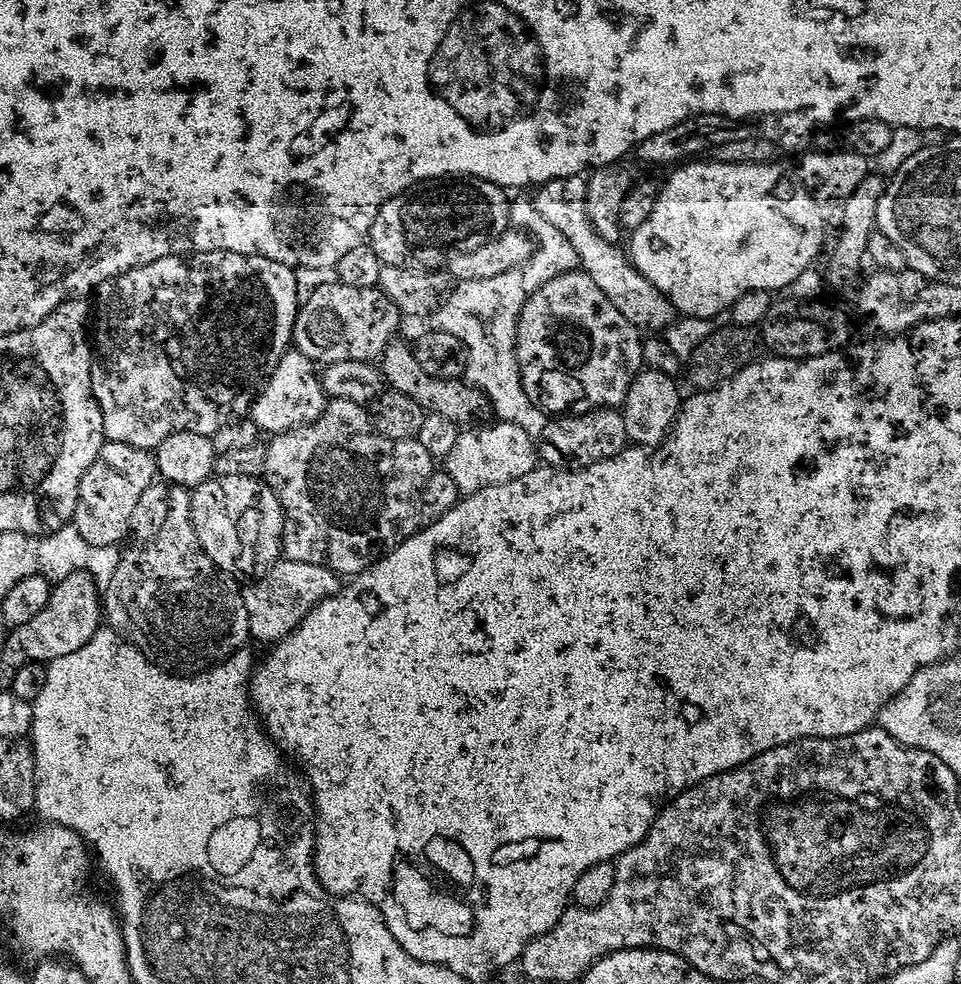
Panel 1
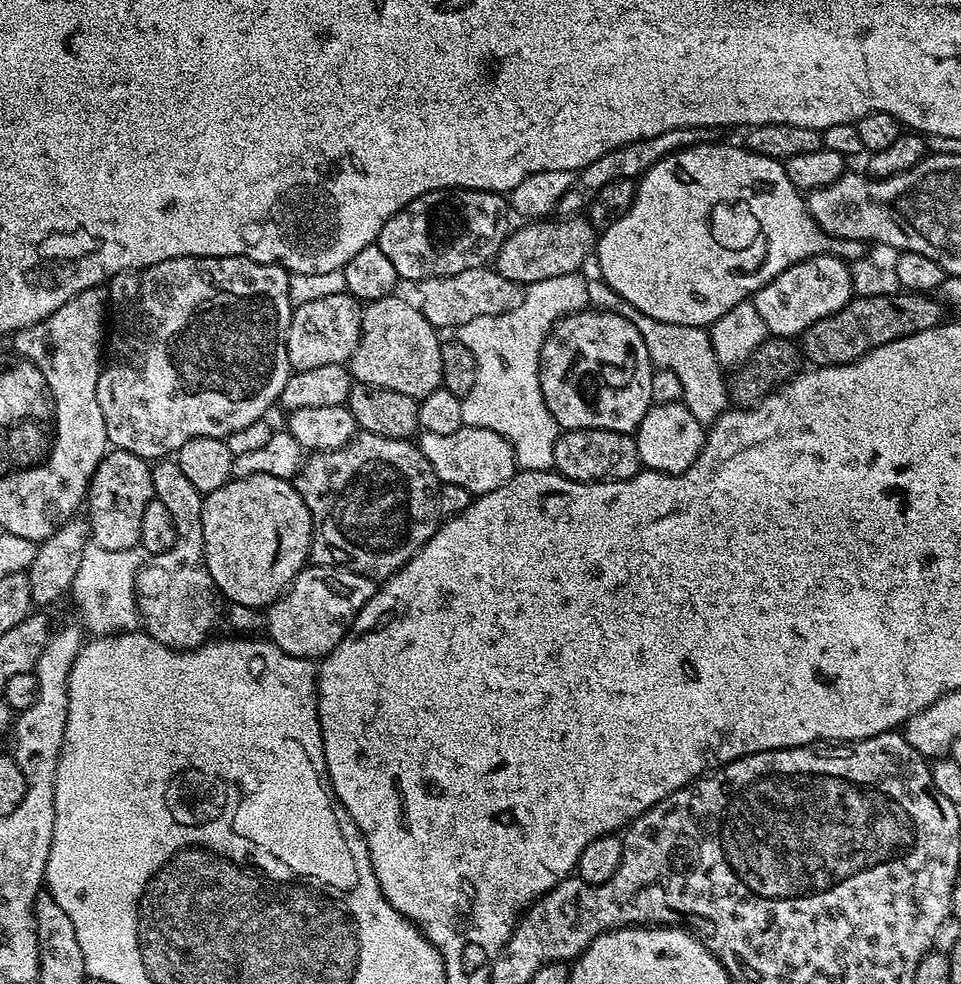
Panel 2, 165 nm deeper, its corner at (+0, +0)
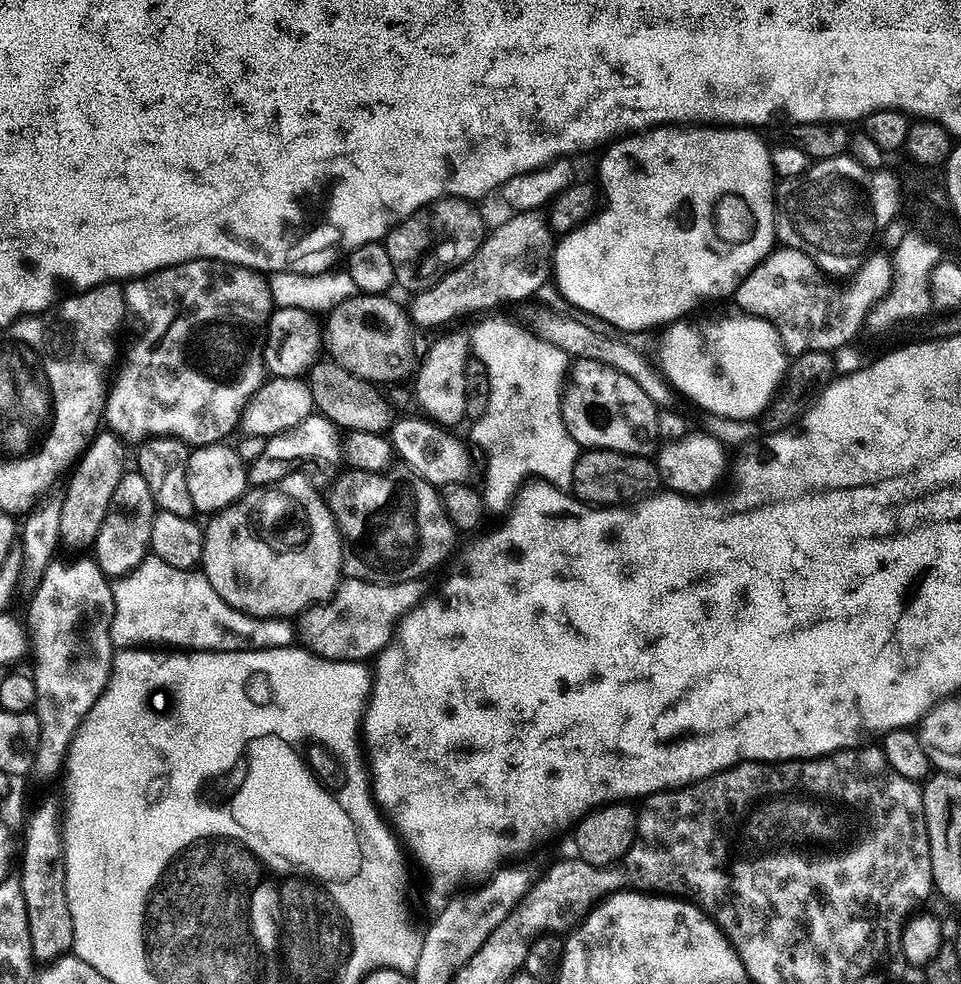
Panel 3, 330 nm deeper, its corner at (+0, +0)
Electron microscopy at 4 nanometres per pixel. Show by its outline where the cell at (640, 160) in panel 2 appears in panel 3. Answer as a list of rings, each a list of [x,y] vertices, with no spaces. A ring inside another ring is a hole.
[[[543,211],[517,212],[509,215],[509,220],[504,220],[496,229],[489,231],[484,240],[478,246],[478,250],[466,262],[457,264],[451,268],[444,277],[436,280],[428,288],[415,293],[411,297],[410,319],[417,329],[440,328],[467,312],[480,312],[496,310],[499,304],[506,304],[510,300],[524,300],[535,297],[536,291],[543,283],[550,280],[554,269],[551,265],[554,255],[554,233],[548,224],[548,217]]]

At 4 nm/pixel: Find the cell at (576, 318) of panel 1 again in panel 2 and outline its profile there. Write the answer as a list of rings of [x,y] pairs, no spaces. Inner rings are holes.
[[[585,310],[563,316],[553,326],[550,338],[540,351],[540,385],[542,398],[554,414],[561,429],[593,428],[594,430],[614,430],[635,433],[642,418],[652,407],[650,378],[654,367],[648,357],[642,335],[624,317],[616,313]]]

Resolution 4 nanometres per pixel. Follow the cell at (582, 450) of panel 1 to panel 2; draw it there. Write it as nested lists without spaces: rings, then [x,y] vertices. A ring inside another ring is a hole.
[[[569,428],[561,431],[554,446],[552,468],[567,480],[629,480],[642,471],[635,435],[614,430]]]

